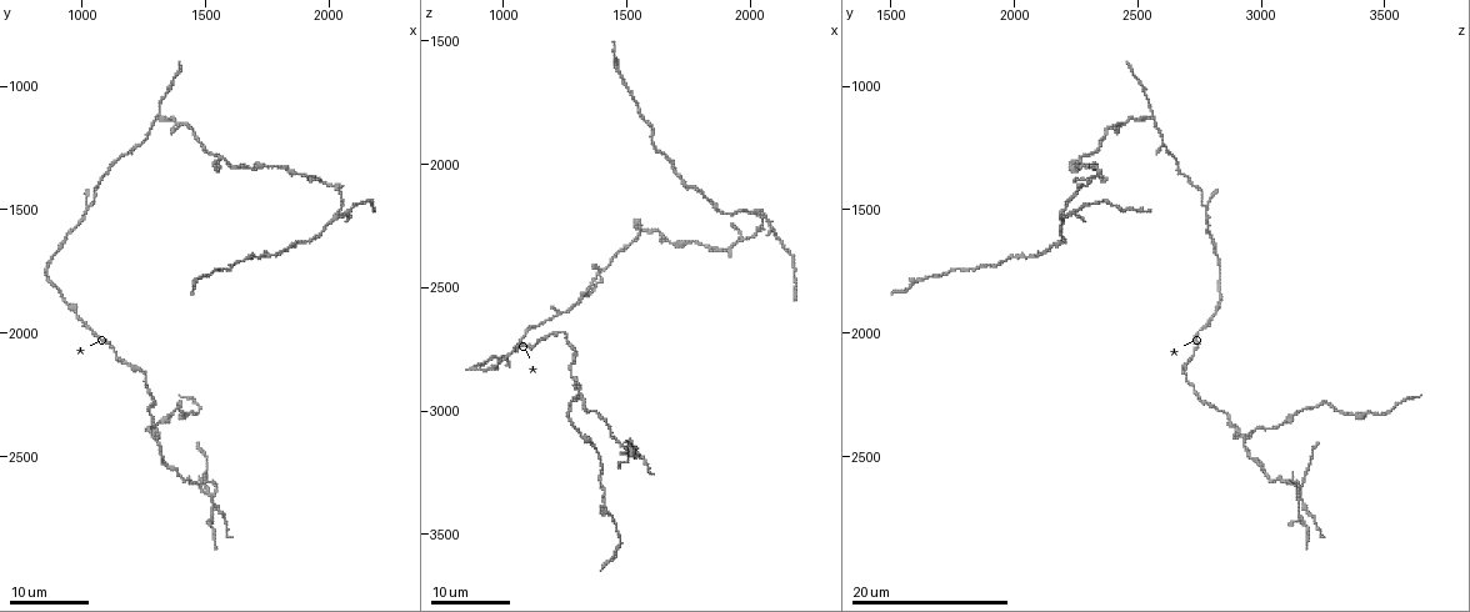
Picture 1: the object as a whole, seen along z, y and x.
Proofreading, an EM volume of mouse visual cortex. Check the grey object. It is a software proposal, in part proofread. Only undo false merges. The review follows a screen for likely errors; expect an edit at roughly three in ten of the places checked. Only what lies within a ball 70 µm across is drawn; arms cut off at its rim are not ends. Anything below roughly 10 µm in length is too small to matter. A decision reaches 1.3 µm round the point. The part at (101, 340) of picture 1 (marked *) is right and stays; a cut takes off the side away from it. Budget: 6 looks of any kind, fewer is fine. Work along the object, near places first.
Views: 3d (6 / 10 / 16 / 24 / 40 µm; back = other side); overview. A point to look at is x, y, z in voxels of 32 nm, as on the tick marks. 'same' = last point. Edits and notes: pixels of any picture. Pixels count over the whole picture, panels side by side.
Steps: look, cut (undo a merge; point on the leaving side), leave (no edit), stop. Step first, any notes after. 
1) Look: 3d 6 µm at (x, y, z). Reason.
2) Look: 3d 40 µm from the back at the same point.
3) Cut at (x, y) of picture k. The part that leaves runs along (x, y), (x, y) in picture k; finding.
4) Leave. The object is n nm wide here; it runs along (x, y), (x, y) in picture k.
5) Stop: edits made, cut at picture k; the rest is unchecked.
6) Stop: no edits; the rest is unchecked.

Look: 3d 24 µm at (1300, 2430, 2930). Three arms meet.

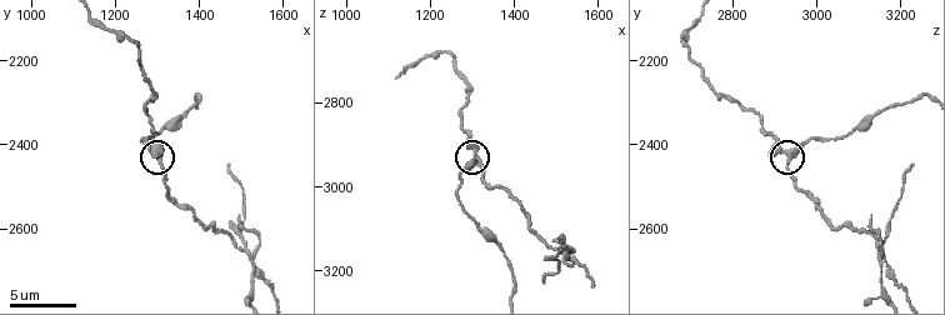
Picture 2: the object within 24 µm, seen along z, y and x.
Look: 3d 6 µm at (1300, 2430, 2940).

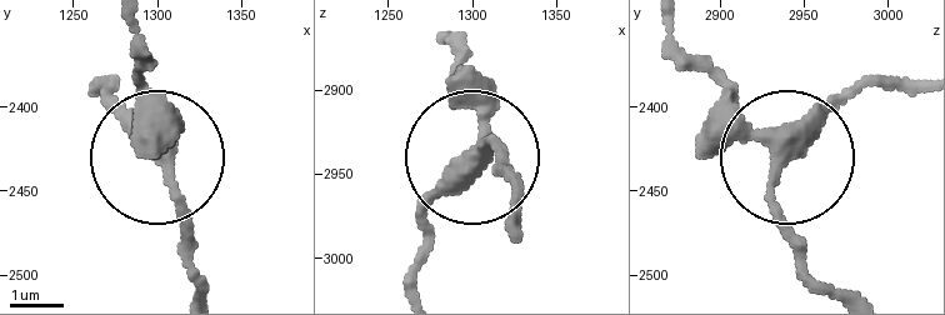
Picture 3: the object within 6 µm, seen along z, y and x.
Leave. The side arm is 22 µm long; 3 arms meet here; one cell here.

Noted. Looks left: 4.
Look: 3d 6 µm at (1530, 2660, 3160). Four-way junction.

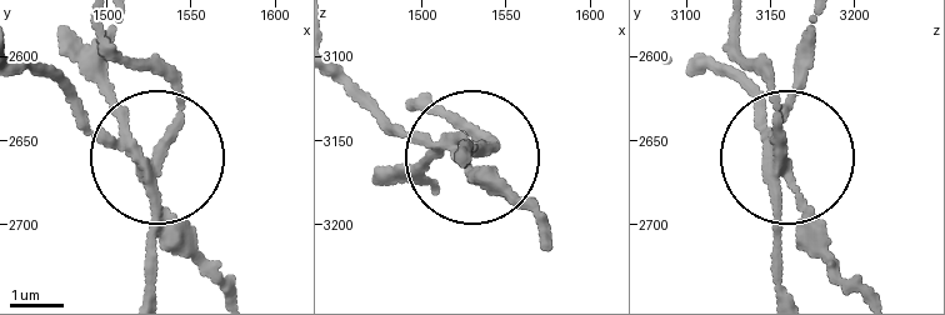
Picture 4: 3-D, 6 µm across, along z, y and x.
Cut at (154, 73) of picture 4. 4 arms meet here; the part that leaves runs along (774, 153), (809, 23) in picture 4; a second cell is stuck on.

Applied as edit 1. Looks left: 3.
Look: overview.

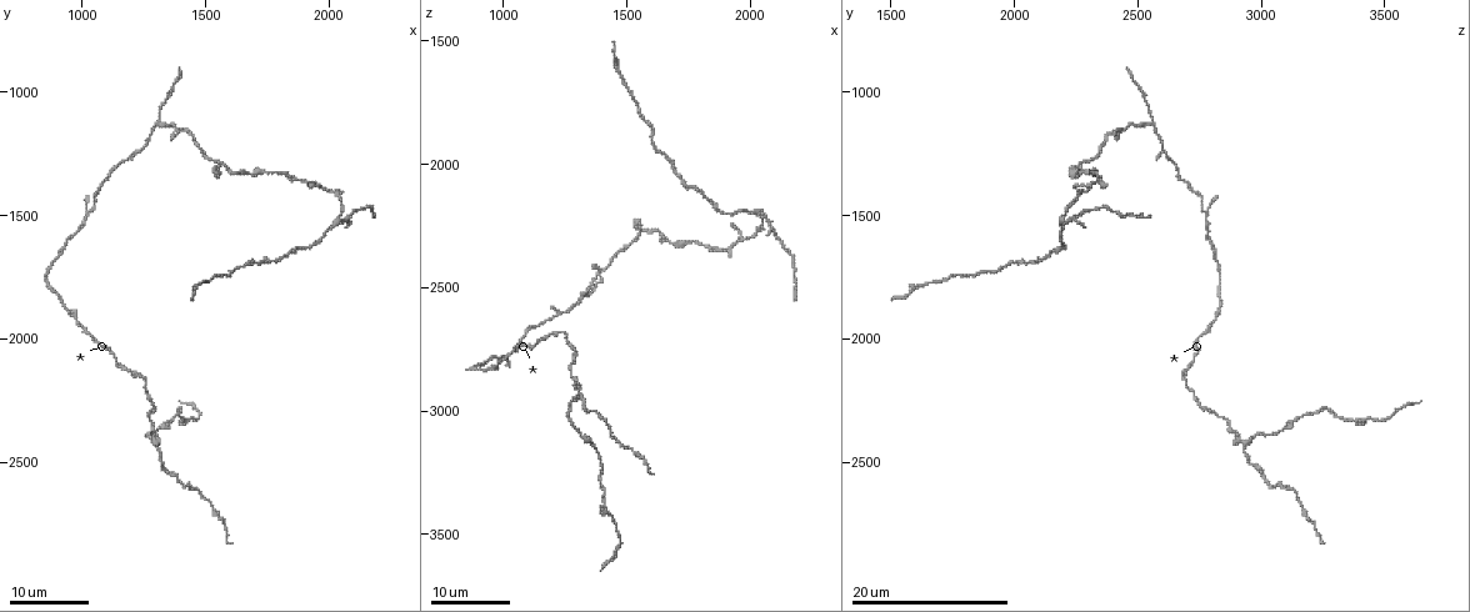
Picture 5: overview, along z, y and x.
Look: 3d 16 µm at (1020, 1490, 2790). Sudden change in width.

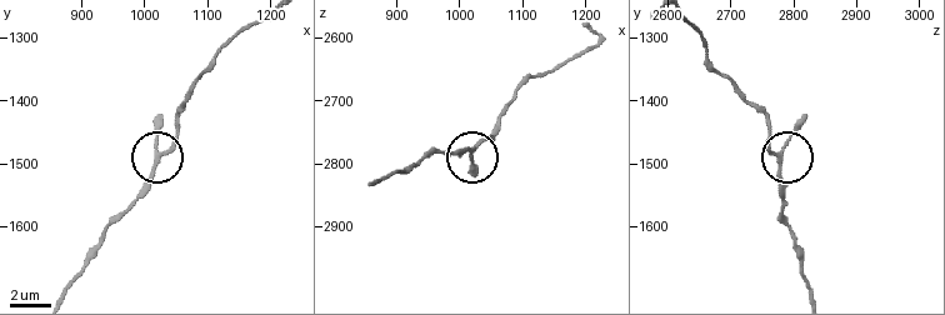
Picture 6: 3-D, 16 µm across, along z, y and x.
Look: 3d 6 µm at (1020, 1495, 2775).

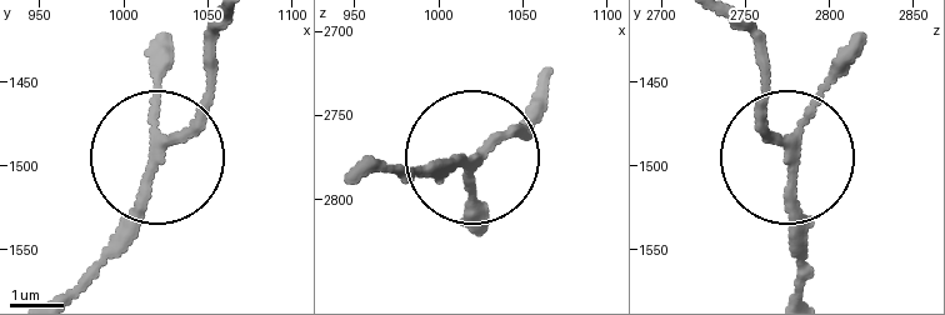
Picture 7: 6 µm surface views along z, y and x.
Leave. It runs along (803, 286), (803, 219), (761, 111), (761, 58), (739, 23) in picture 7; one cell here.

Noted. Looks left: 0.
Stop: edits made, cut at picture 4; the rest is unchecked.

